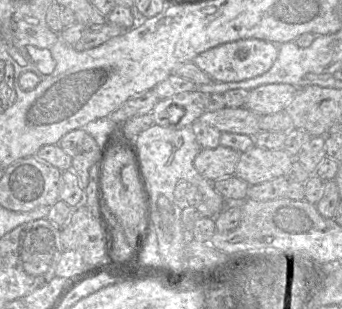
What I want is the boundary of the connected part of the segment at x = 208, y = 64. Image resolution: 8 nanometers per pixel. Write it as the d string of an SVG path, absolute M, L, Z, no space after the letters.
M256 38L240 39L211 48L194 58L197 67L217 82L239 82L266 73L278 57L279 45Z

